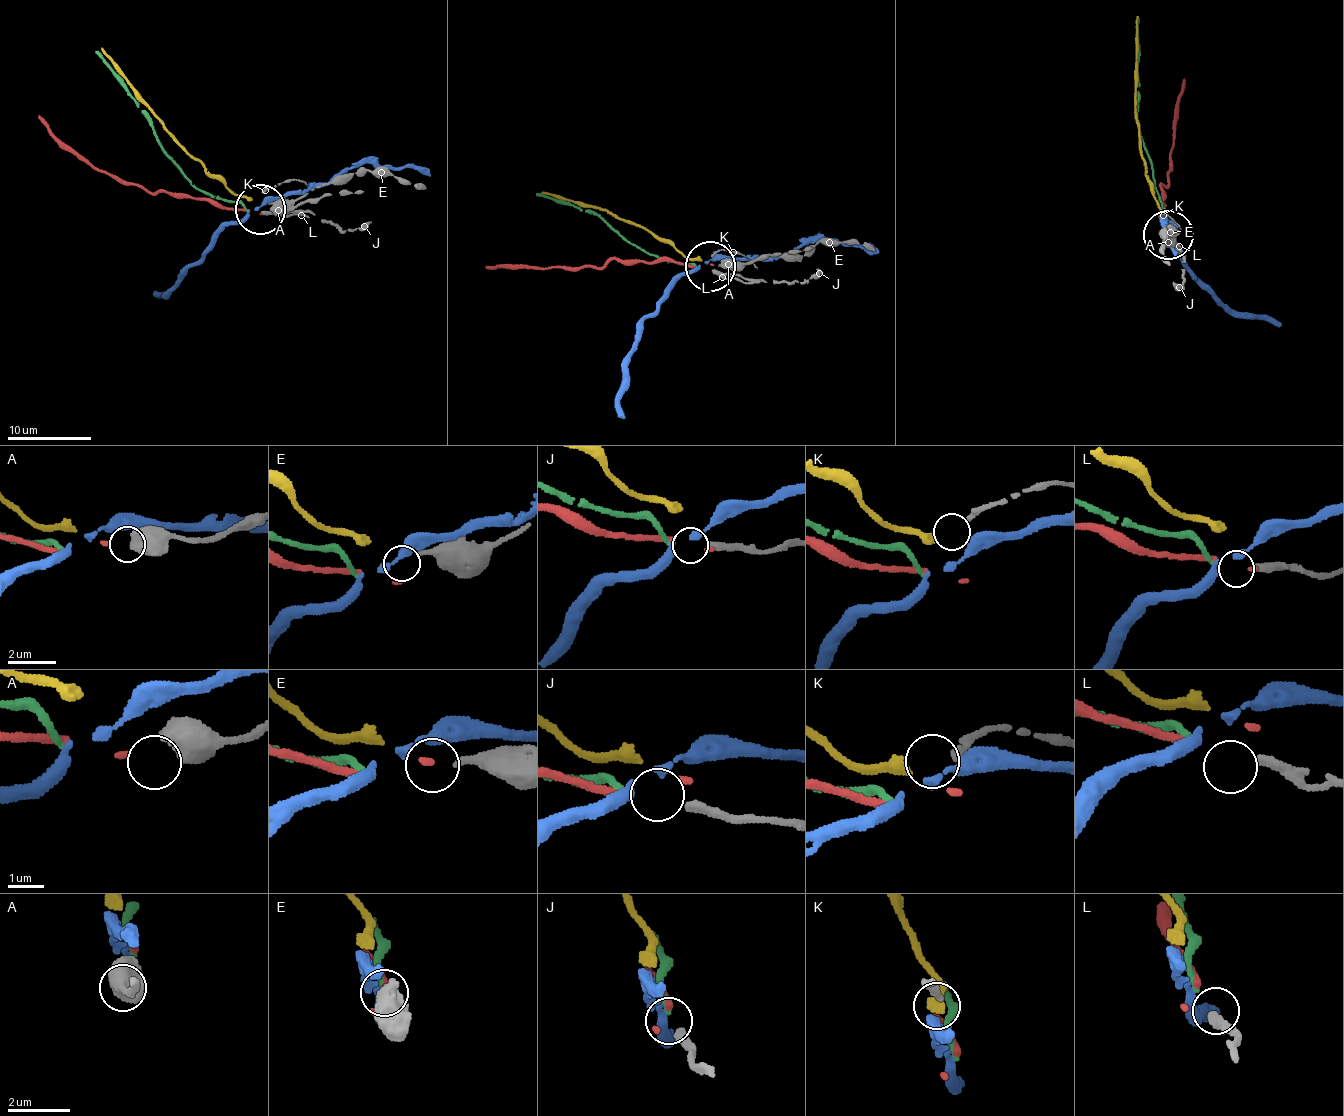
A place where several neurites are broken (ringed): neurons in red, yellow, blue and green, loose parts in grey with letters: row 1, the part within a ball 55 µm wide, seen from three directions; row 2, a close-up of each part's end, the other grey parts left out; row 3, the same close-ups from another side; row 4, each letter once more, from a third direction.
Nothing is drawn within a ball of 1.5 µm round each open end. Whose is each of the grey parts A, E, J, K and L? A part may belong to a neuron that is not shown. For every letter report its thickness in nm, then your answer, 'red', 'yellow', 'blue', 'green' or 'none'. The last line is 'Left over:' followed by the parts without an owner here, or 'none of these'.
A: 900 nm | red
E: 240 nm | none
J: 260 nm | green
K: 220 nm | yellow
L: 320 nm | none
Left over: E, L

